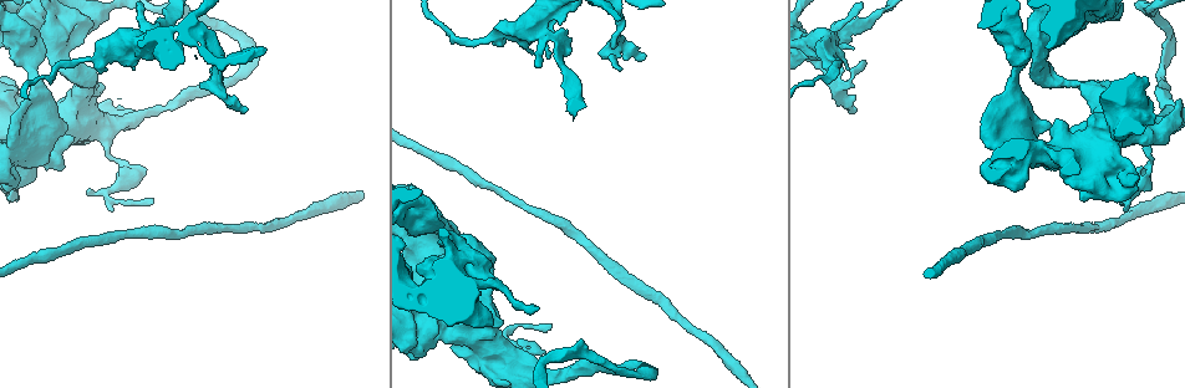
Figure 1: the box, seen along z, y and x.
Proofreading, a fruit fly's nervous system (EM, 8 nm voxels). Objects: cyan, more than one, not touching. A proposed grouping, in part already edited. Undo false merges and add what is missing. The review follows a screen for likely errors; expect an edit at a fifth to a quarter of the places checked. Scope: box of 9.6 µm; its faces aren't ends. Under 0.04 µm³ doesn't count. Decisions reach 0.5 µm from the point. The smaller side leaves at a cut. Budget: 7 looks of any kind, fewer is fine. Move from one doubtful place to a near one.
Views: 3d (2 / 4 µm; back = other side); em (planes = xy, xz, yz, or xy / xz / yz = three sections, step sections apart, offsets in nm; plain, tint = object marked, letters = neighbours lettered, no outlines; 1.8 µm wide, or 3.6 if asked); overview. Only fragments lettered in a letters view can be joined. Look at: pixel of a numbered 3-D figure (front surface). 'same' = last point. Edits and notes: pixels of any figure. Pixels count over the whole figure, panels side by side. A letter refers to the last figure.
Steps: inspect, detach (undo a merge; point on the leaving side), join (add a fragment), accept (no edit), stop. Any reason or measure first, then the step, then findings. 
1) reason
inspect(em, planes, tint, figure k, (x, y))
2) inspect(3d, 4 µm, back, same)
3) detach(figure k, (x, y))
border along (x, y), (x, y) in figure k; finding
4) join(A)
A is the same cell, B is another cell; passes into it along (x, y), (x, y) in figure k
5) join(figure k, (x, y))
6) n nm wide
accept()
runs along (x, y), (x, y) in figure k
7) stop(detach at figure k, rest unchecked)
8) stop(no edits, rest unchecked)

sudden change in width
inspect(3d, 4 µm, back, figure 1, (1134, 110))

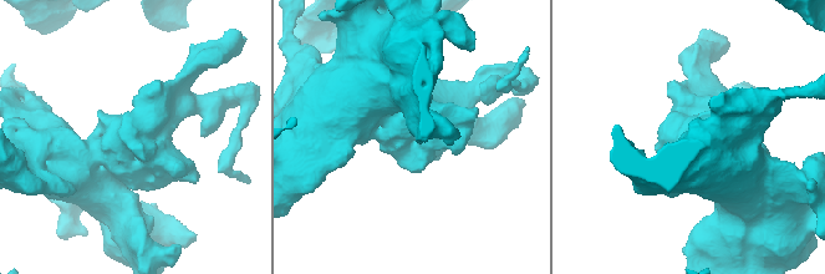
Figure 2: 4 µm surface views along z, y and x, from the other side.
now the EM
inspect(em, 3.6 µm, yz, step 4, tint, figure 2, (138, 140))

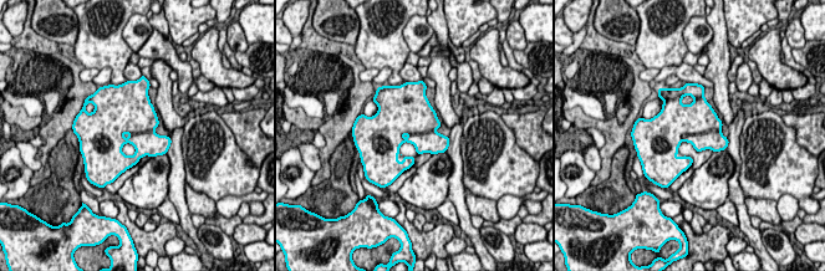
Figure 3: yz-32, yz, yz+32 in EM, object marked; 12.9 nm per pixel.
inspect(em, 3.6 µm, yz, step 4, letters, same)

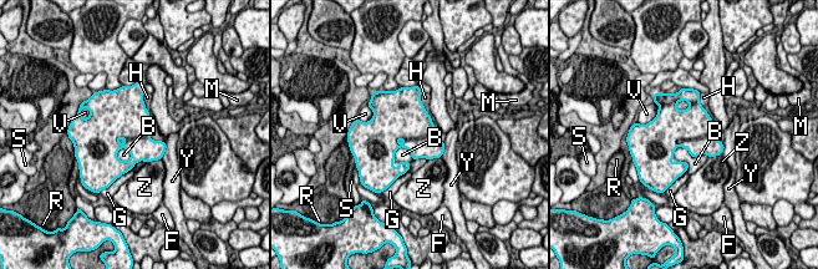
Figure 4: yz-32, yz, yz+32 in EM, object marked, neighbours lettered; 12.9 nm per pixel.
B touches over 460 nm
accept()
B, F, G, H, M, R, S, V, Y and Z are other cells; border along (394, 152), (405, 147), (427, 160) in figure 4; all the same neuron

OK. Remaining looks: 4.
thick end
inspect(em, planes, tint, figure 1, (1114, 18))

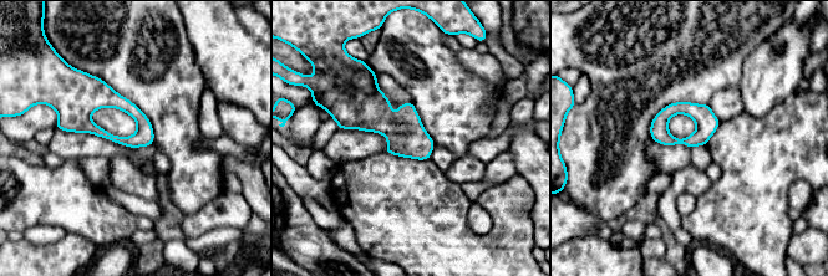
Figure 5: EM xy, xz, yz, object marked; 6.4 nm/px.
inspect(em, planes, letters, same)

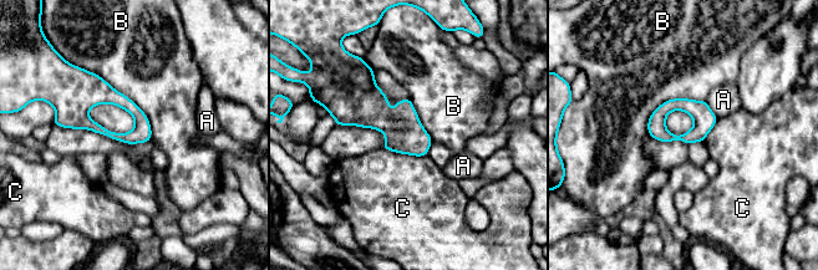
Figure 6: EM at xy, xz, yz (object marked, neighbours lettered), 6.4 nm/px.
accept()
A, B and C are other cells; border along (382, 148), (390, 152), (427, 156) in figure 6; none of them fits

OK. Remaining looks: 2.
sharp bend
inspect(em, yz, step 4, letters, figure 1, (120, 162))

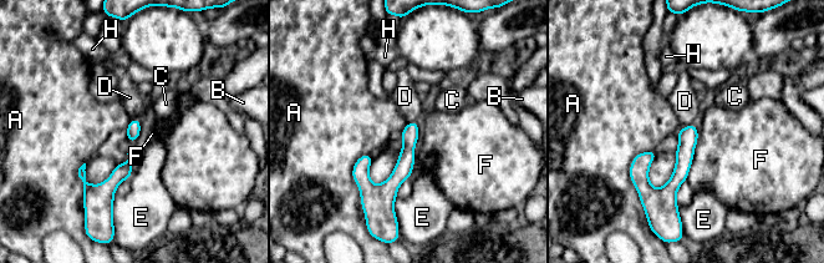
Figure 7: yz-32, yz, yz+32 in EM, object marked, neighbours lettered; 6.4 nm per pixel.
A touches over 340 nm
accept()
A, B, C, D, E, F and H are other cells; runs along (415, 125), (390, 206) in figure 7; continuous, no second neuron

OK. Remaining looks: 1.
stop(no edits, rest unchecked)

